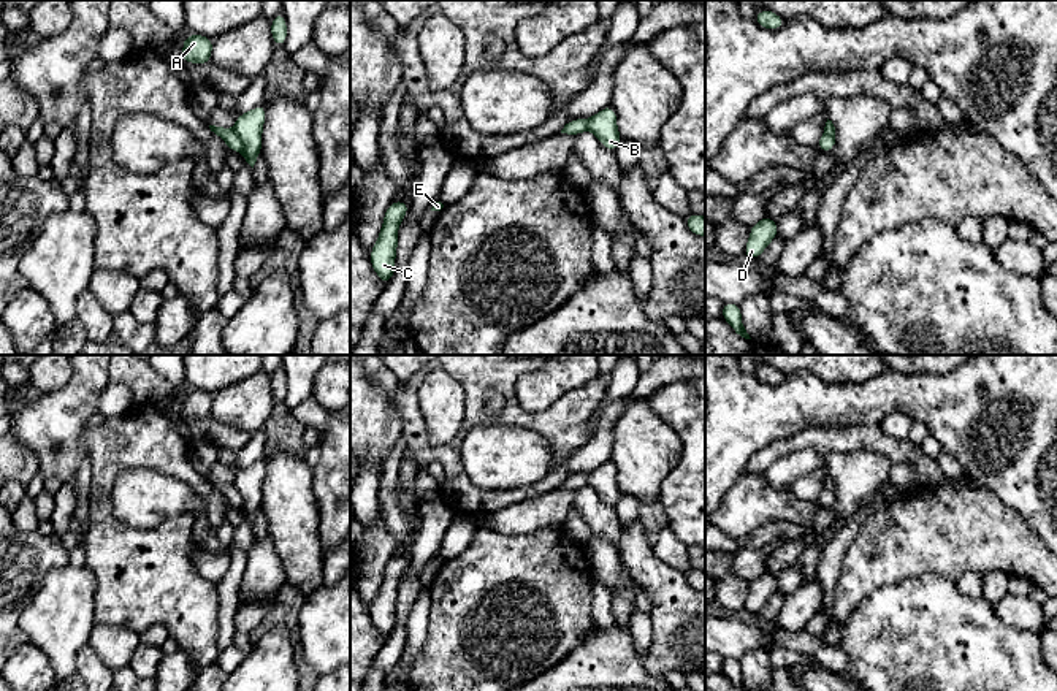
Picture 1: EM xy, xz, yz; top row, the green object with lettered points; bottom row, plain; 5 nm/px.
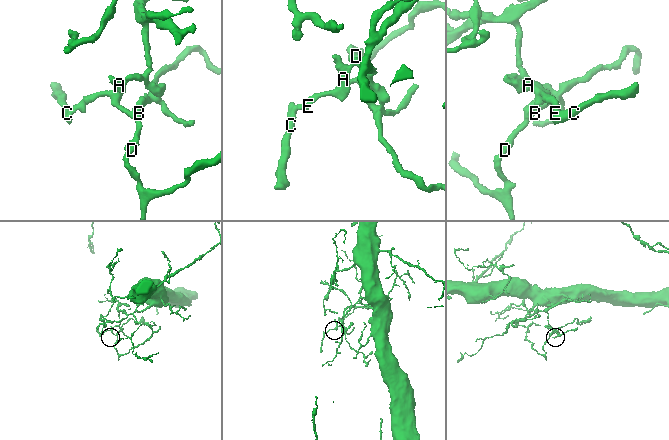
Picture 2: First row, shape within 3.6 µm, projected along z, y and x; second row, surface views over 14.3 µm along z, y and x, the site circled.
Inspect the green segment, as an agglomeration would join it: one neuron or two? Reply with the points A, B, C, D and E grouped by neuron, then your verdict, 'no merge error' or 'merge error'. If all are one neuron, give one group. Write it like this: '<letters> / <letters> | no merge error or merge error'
A C E / B D | merge error

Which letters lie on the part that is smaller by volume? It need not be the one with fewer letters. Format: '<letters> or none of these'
B, D

